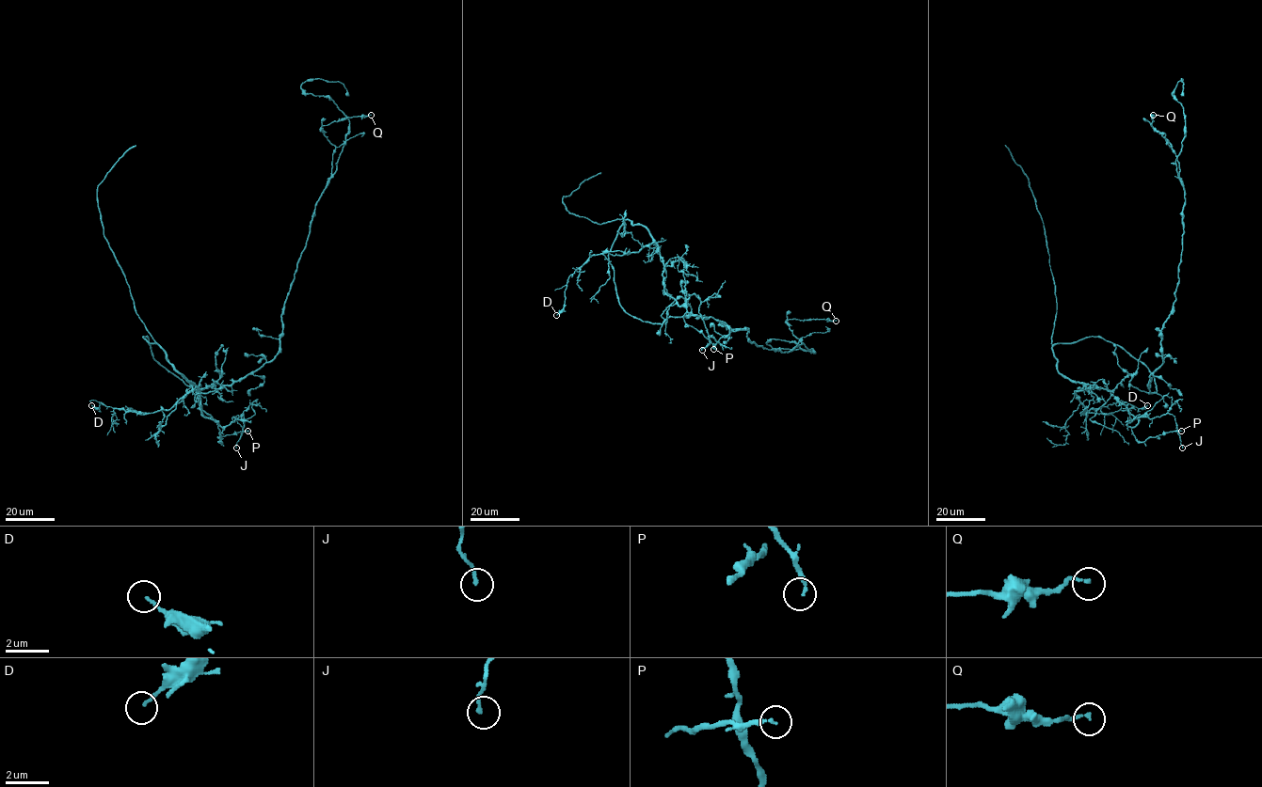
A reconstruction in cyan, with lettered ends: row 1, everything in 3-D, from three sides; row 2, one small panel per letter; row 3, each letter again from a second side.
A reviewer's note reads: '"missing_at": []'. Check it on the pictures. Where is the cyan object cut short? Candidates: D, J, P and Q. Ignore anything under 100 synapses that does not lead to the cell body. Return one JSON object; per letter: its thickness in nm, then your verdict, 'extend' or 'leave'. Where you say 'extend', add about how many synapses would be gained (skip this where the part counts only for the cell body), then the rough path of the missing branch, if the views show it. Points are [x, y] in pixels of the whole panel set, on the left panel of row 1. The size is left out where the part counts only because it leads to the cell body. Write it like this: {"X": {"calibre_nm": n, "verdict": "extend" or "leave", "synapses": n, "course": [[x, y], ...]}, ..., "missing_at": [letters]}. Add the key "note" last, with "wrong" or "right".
{"D": {"calibre_nm": 140, "verdict": "leave"}, "J": {"calibre_nm": 160, "verdict": "leave"}, "P": {"calibre_nm": 160, "verdict": "leave"}, "Q": {"calibre_nm": 140, "verdict": "leave"}, "missing_at": [], "note": "right"}

